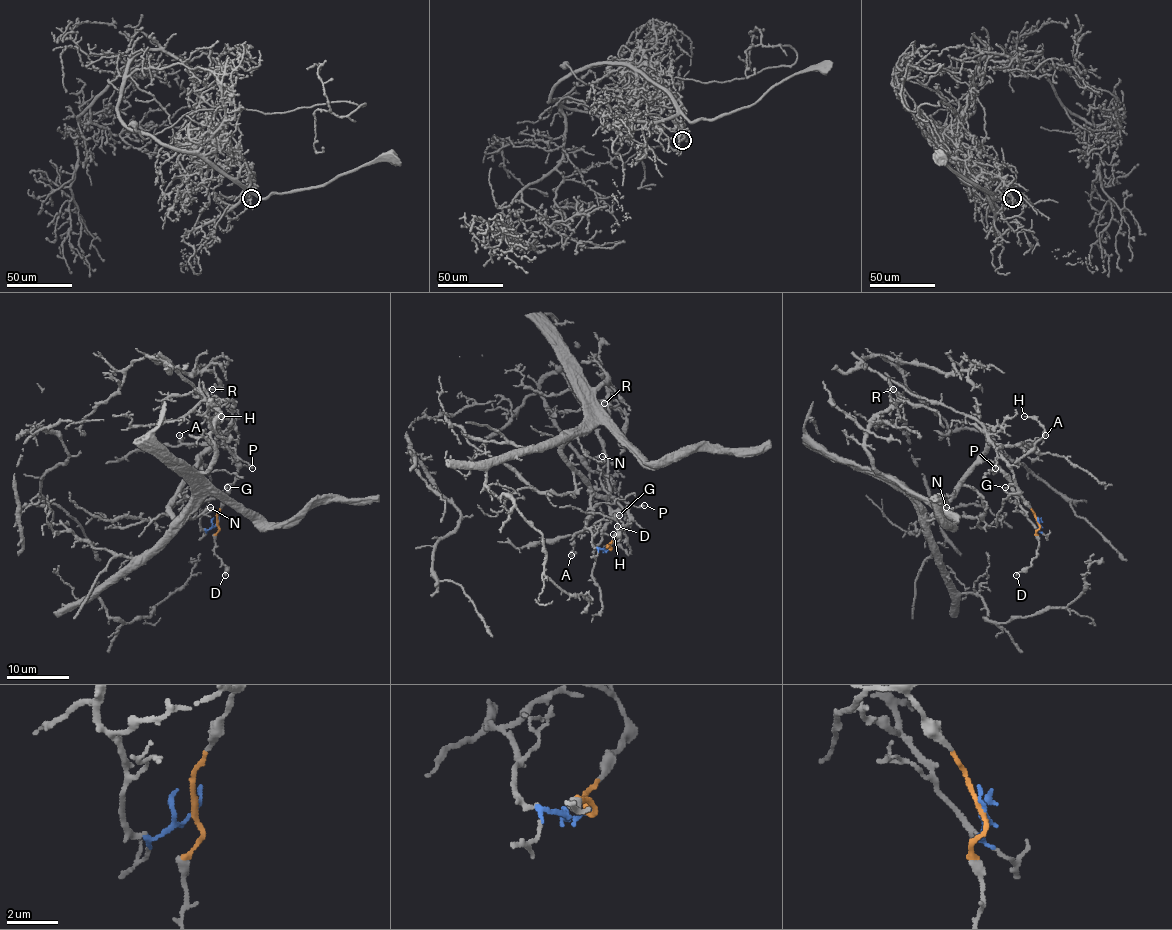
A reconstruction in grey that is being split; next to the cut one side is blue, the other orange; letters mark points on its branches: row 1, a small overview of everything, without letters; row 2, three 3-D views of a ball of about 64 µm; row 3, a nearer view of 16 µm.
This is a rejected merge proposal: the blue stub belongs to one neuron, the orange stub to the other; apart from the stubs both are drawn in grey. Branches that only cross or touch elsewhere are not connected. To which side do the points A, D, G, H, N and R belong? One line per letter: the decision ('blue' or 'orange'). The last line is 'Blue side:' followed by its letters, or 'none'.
A: blue
D: orange
G: orange
H: orange
N: blue
R: blue
Blue side: A, N, R

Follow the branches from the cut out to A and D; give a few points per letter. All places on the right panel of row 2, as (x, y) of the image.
A: (1038, 522), (1038, 530), (1018, 502), (1013, 483), (983, 453), (993, 445), (1022, 444), (1041, 439), (1046, 435)
D: (1038, 522), (1036, 553), (1029, 567), (1016, 575)

